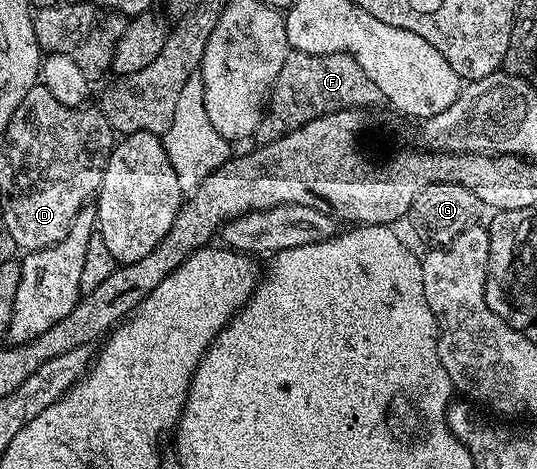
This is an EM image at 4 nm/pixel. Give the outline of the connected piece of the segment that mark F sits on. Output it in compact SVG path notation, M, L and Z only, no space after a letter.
M290 51L286 55L286 63L282 63L282 71L278 71L272 96L254 137L260 143L277 141L279 137L285 137L290 131L324 113L333 113L339 109L367 110L383 101L382 91L378 91L374 79L370 79L370 75L366 75L366 71L358 67L358 63L349 53L310 55Z

